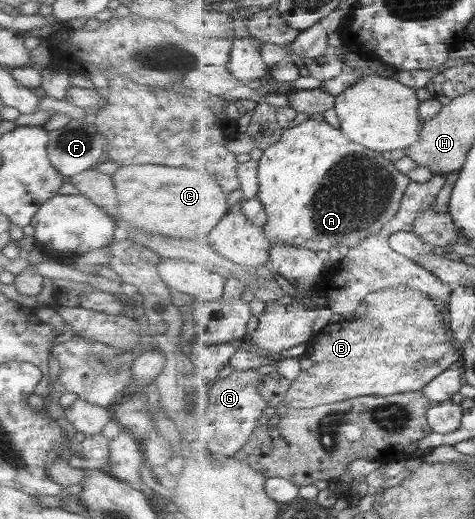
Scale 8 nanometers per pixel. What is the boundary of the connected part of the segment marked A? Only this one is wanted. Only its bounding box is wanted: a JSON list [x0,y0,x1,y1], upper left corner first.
[258,118,412,254]

